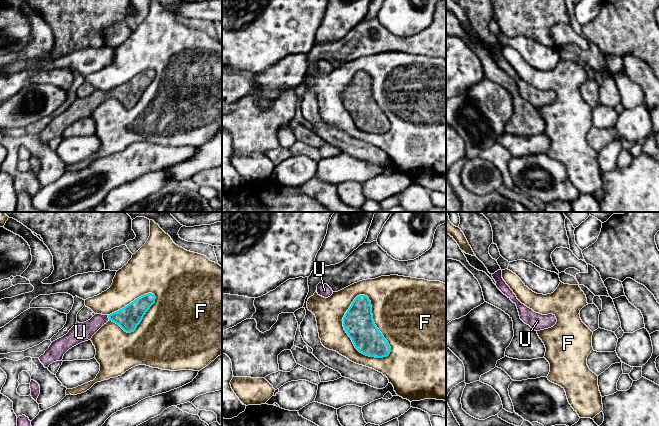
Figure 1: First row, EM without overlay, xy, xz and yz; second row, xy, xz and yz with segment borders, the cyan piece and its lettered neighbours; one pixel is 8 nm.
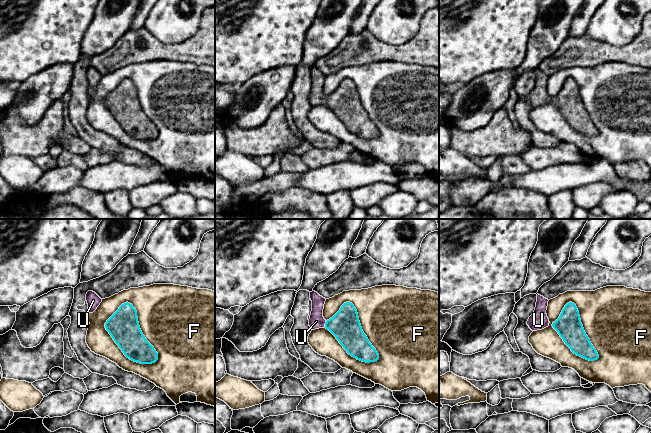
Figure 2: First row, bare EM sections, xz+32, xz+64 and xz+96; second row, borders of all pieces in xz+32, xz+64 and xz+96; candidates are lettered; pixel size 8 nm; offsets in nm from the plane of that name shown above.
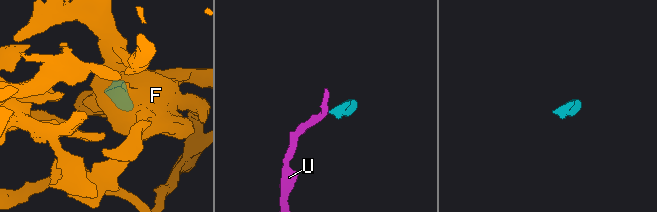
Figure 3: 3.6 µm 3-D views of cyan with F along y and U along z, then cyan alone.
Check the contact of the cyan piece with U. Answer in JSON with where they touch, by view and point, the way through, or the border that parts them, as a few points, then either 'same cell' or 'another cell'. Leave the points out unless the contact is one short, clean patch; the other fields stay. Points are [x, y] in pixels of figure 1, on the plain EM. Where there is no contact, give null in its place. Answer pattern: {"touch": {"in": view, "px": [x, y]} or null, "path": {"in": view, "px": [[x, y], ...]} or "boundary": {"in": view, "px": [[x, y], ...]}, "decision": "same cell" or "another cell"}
{"touch": {"in": "xy", "px": [108, 93]}, "path": {"in": "xy", "px": [[128, 94], [108, 93], [98, 96], [81, 108]]}, "decision": "same cell"}

